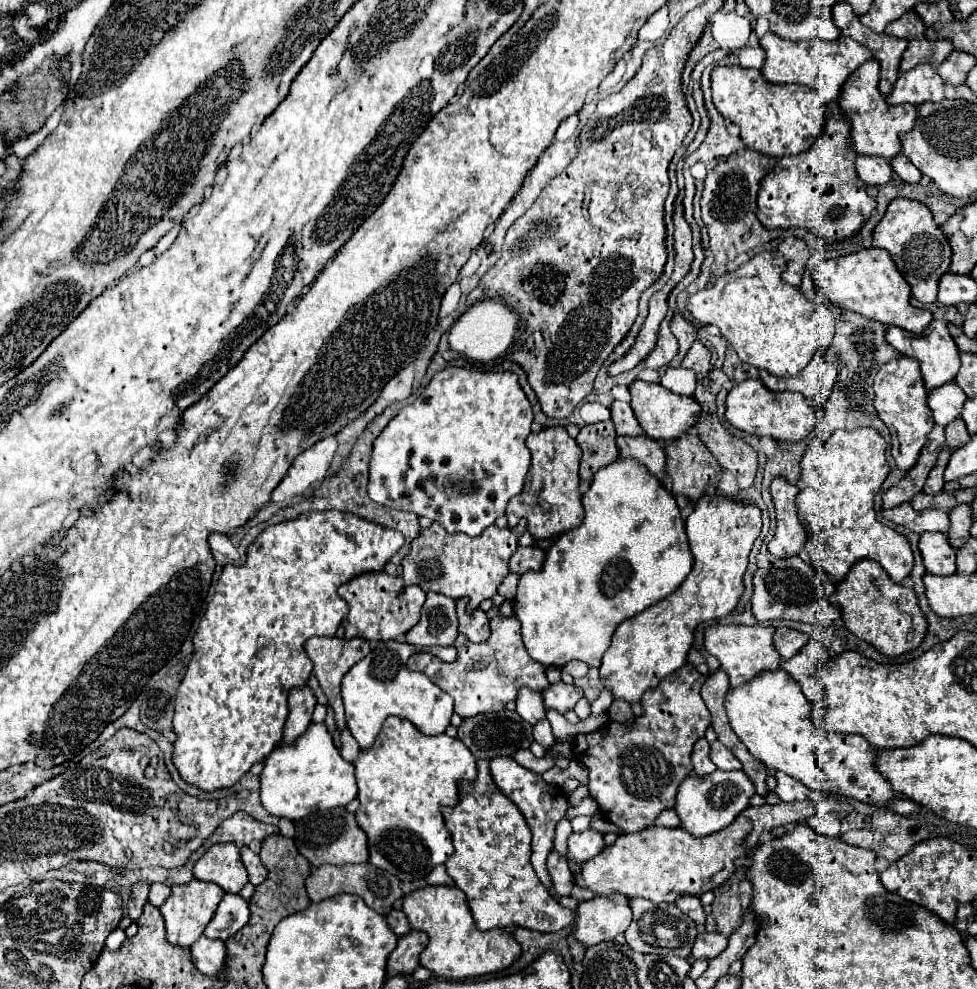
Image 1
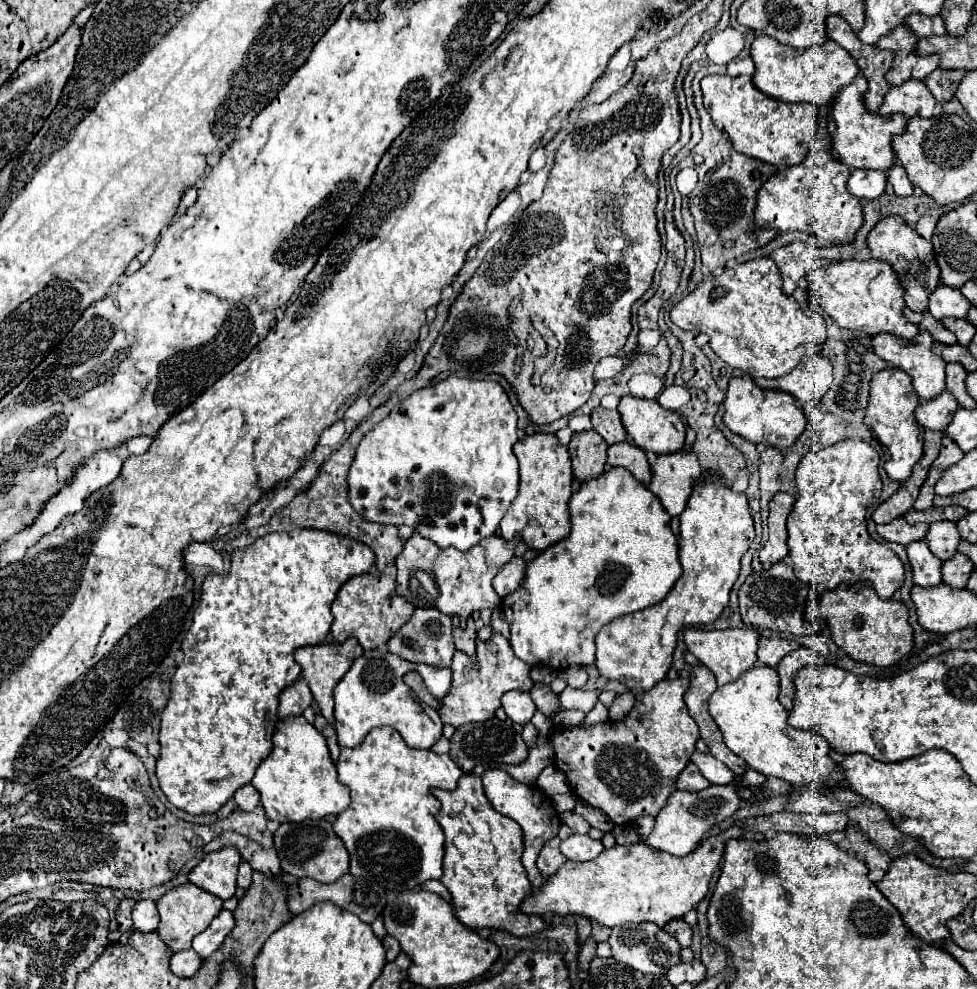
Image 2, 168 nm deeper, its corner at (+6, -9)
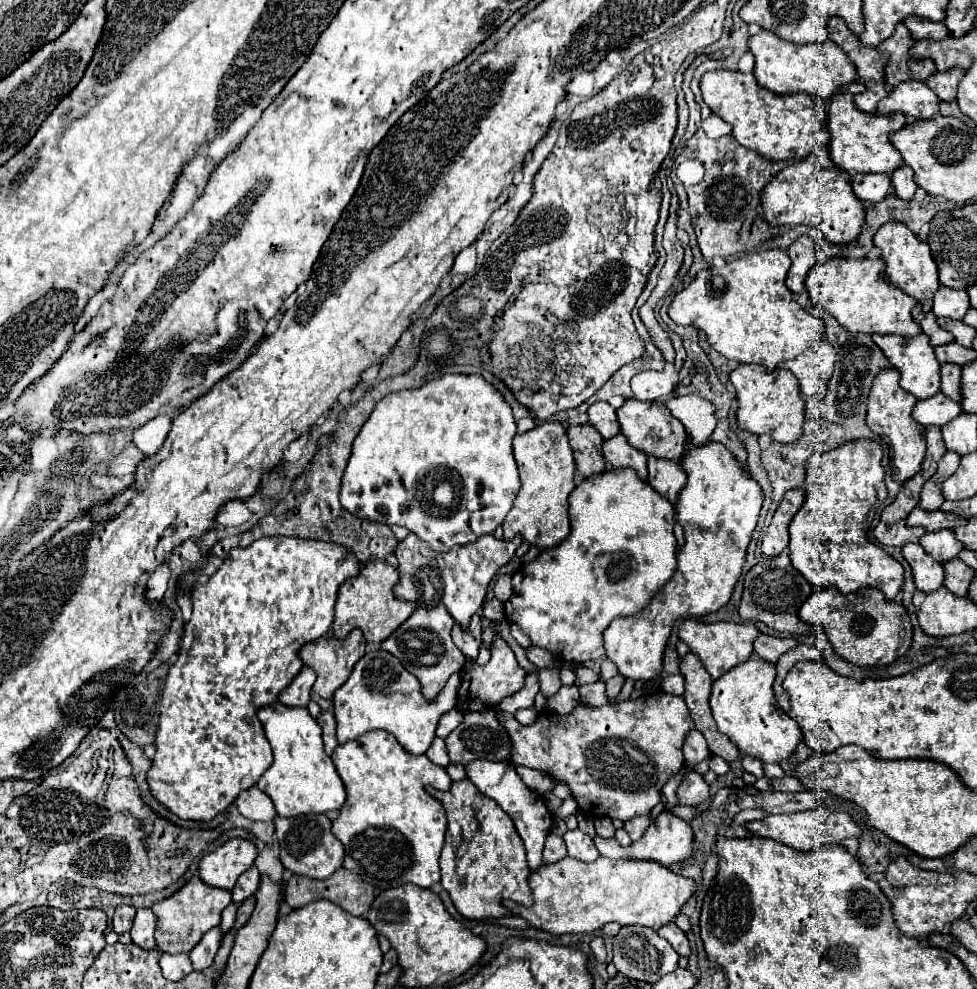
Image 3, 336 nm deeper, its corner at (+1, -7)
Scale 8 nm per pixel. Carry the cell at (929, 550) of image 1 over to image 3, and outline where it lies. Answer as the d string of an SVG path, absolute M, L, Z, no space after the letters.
M908 543L906 547L902 547L902 555L904 559L910 563L912 571L914 571L914 583L920 591L932 591L942 587L944 583L944 565L934 561L930 557L930 553L926 553L922 549L920 543Z

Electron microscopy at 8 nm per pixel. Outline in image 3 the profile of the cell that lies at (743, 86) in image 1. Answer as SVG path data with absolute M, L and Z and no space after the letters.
M708 71L700 79L704 103L712 113L732 125L732 135L742 147L752 149L772 161L800 161L818 145L814 133L827 119L827 104L806 93L774 95L756 83L754 73L742 71Z

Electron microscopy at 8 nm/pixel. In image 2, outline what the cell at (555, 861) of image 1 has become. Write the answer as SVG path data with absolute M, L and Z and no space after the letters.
M555 837L555 839L551 839L551 841L547 841L545 845L543 845L543 849L541 849L541 853L539 853L539 859L537 859L537 867L539 867L539 871L541 871L541 875L547 879L547 877L551 877L567 859L561 855L561 851L559 851L559 837Z

